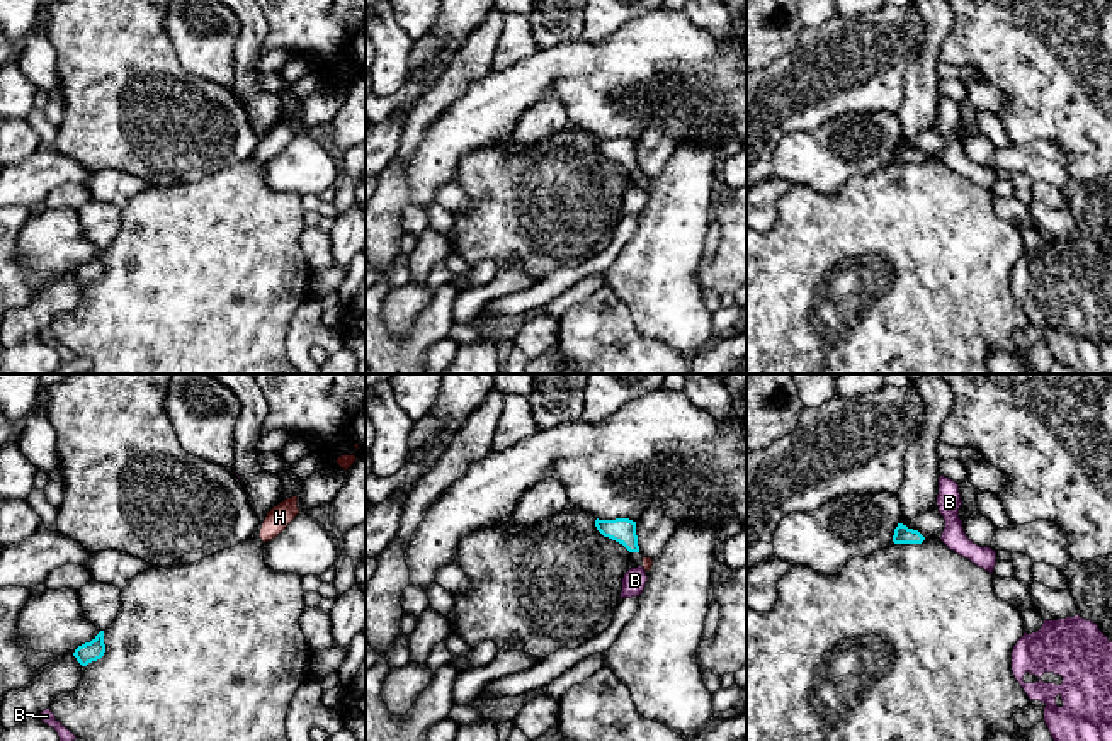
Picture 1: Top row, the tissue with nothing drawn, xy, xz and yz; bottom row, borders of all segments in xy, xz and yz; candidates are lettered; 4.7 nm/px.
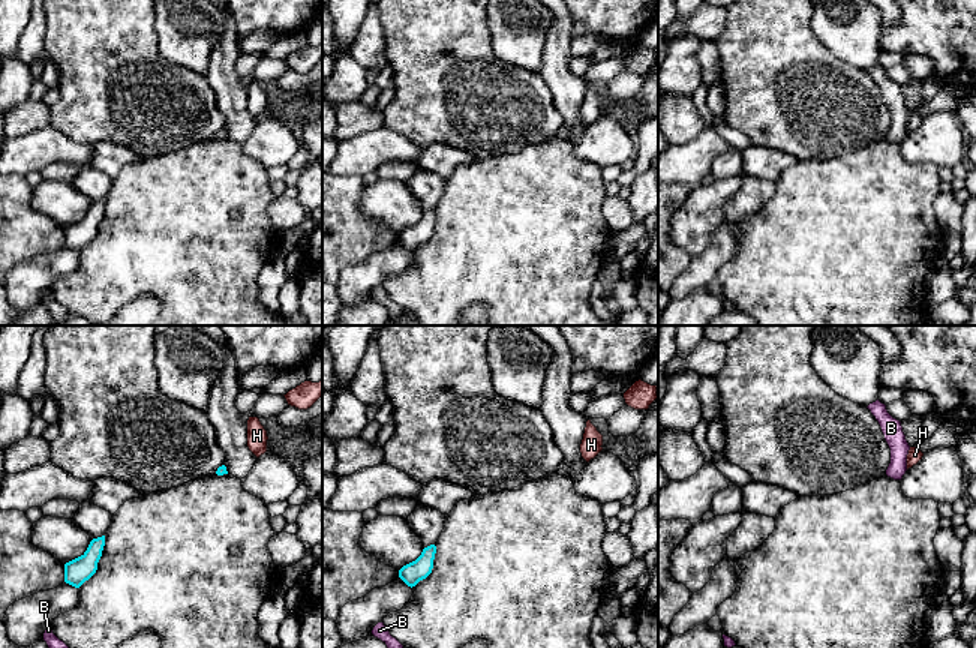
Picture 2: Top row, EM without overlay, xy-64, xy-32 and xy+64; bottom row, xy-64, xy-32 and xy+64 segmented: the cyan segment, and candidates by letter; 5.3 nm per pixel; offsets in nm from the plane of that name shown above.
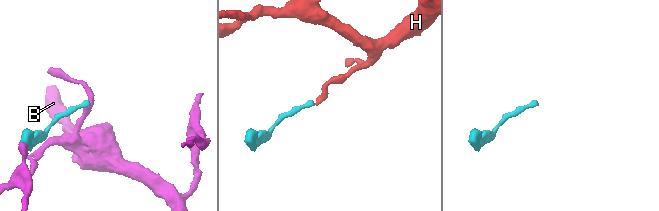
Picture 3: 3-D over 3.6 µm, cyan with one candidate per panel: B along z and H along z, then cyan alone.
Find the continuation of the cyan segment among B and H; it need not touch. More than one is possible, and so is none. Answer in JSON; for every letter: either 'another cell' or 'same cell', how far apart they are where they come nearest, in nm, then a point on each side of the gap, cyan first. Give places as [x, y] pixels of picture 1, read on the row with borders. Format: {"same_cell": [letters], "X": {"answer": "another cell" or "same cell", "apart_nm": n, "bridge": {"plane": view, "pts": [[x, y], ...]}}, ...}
{"same_cell": ["H"], "B": {"answer": "another cell", "apart_nm": 70, "bridge": {"plane": "xz", "pts": [[638, 551], [638, 566]]}}, "H": {"answer": "same cell", "apart_nm": 40, "bridge": {"plane": "xz", "pts": [[638, 551], [643, 558]]}}}

